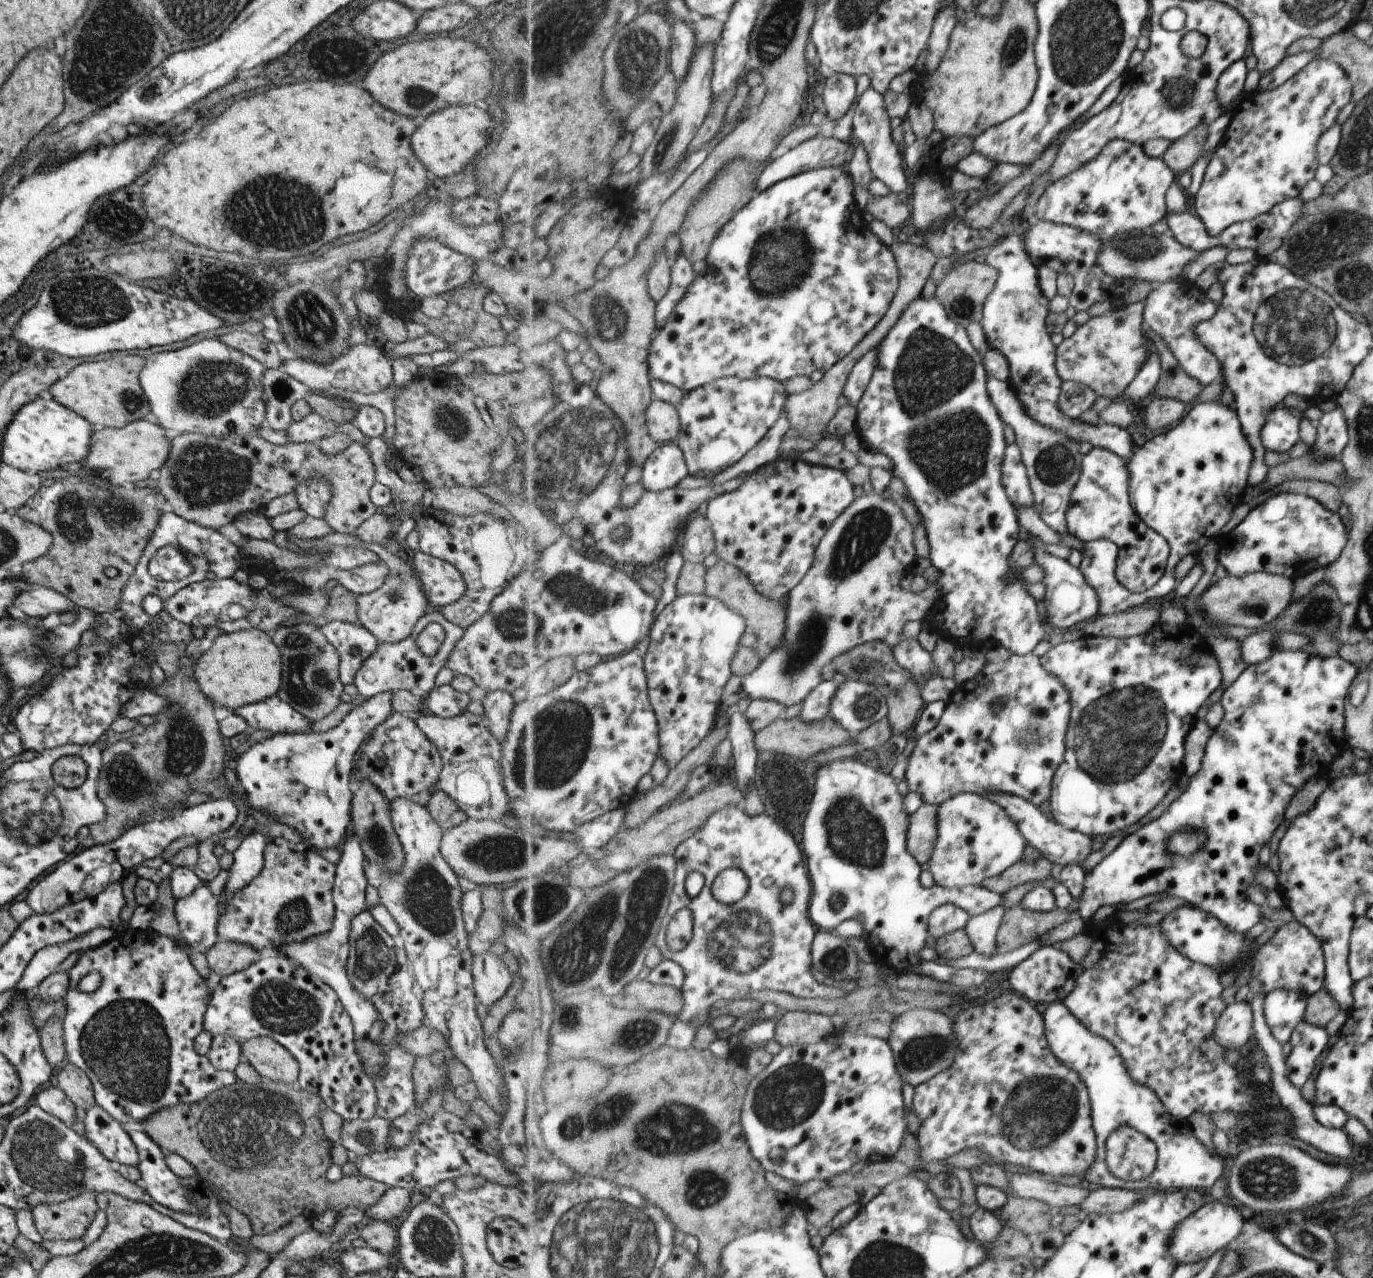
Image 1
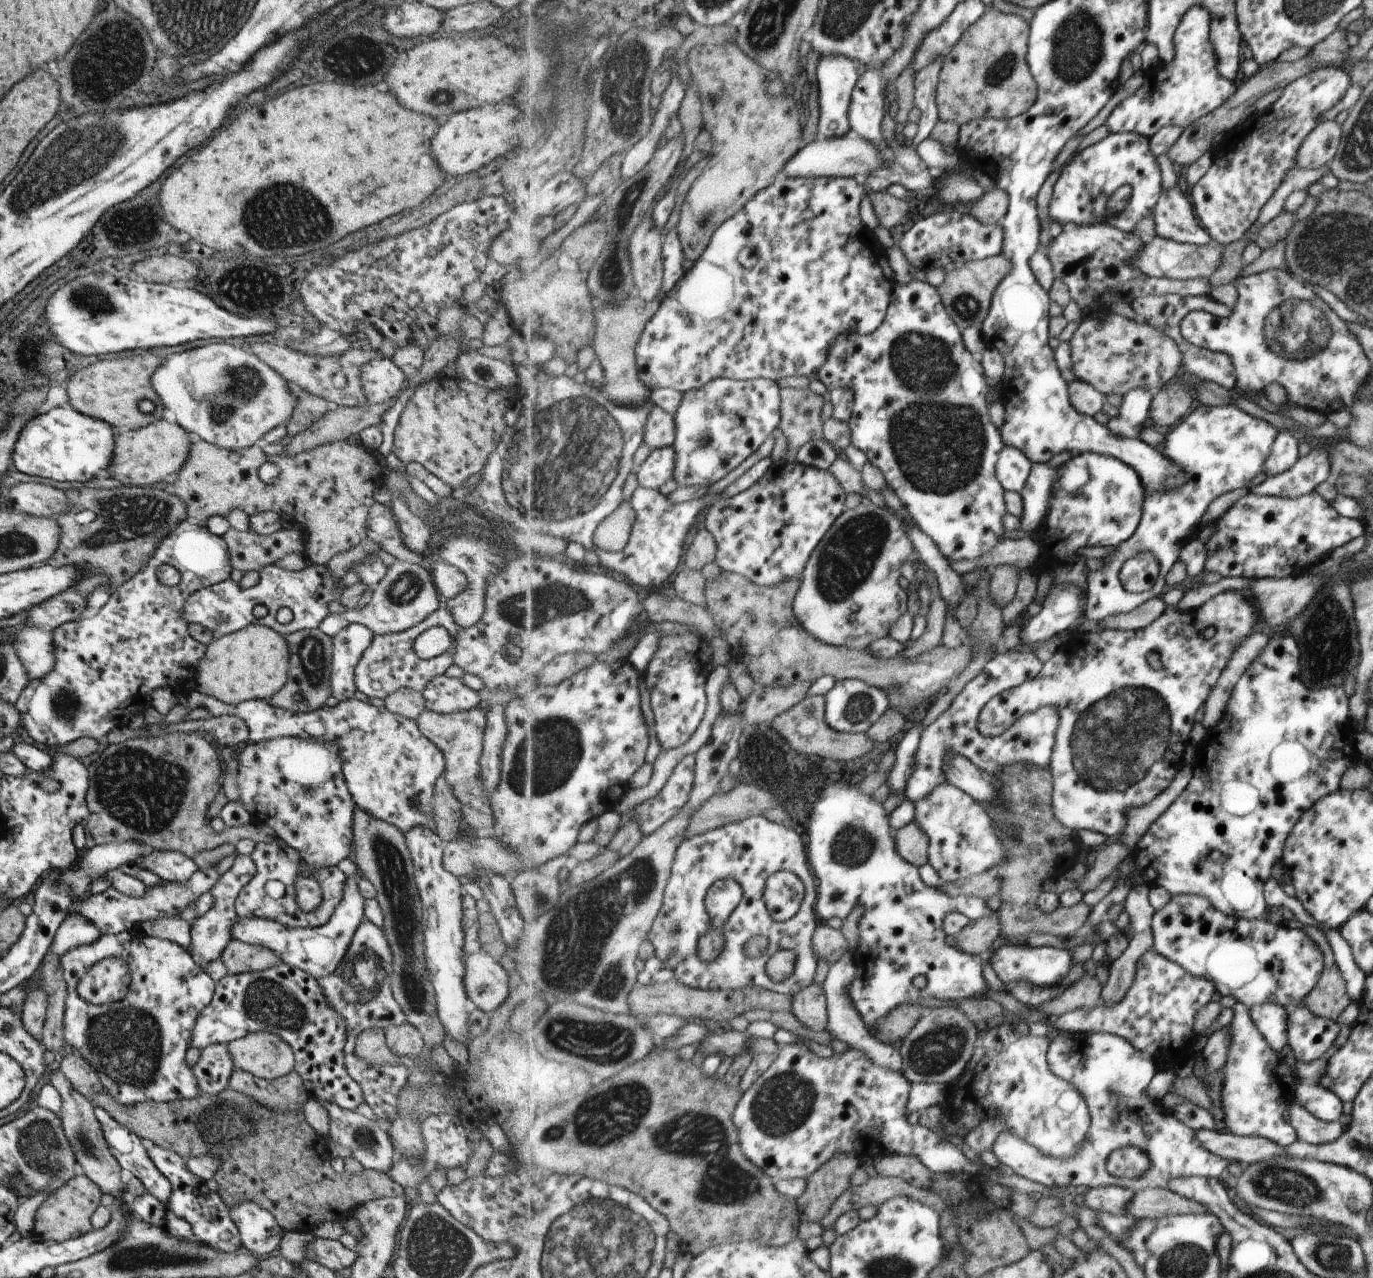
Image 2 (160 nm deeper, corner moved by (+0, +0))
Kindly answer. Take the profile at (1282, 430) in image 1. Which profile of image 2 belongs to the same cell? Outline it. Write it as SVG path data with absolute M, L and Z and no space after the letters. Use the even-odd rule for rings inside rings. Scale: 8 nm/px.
M1280 431L1272 442L1271 452L1267 453L1260 472L1272 477L1292 468L1297 460L1297 440L1287 431Z

